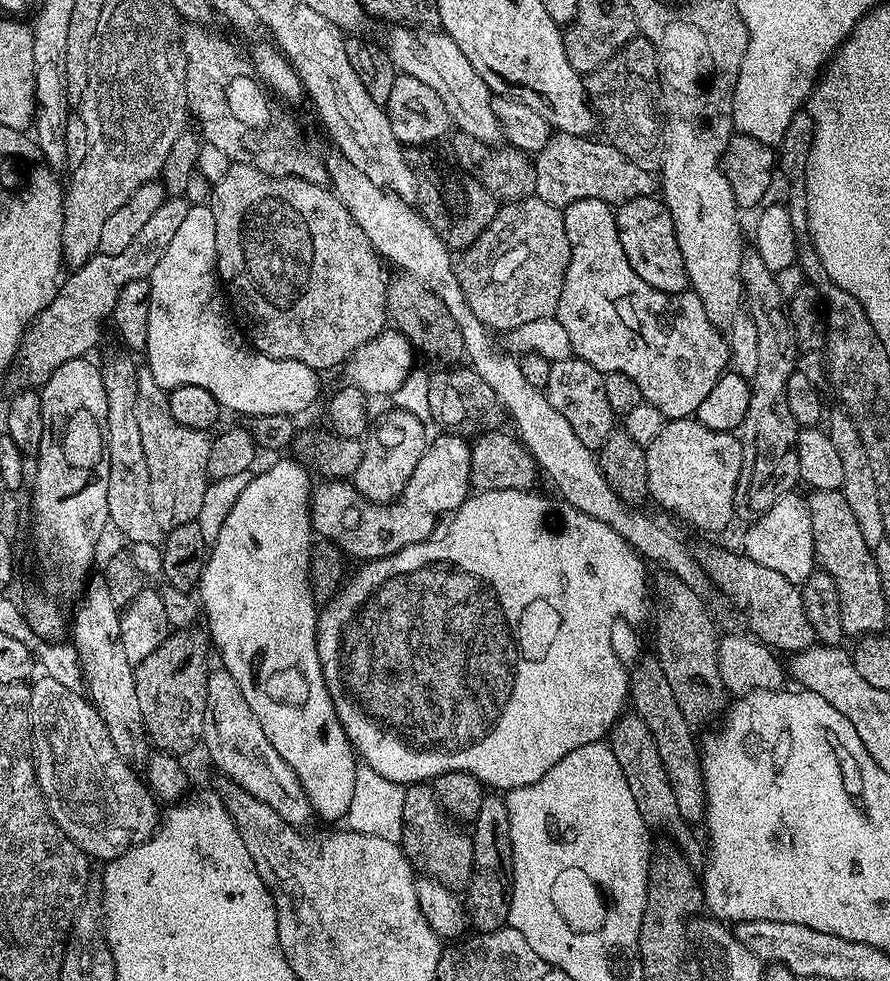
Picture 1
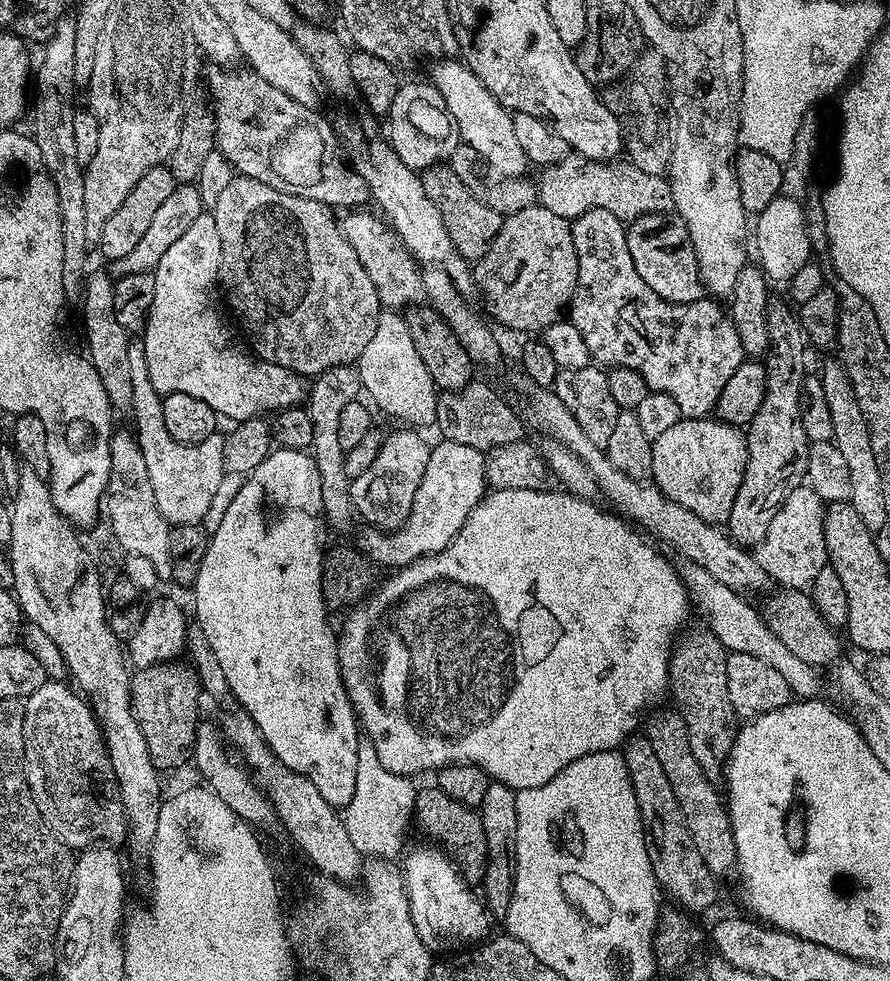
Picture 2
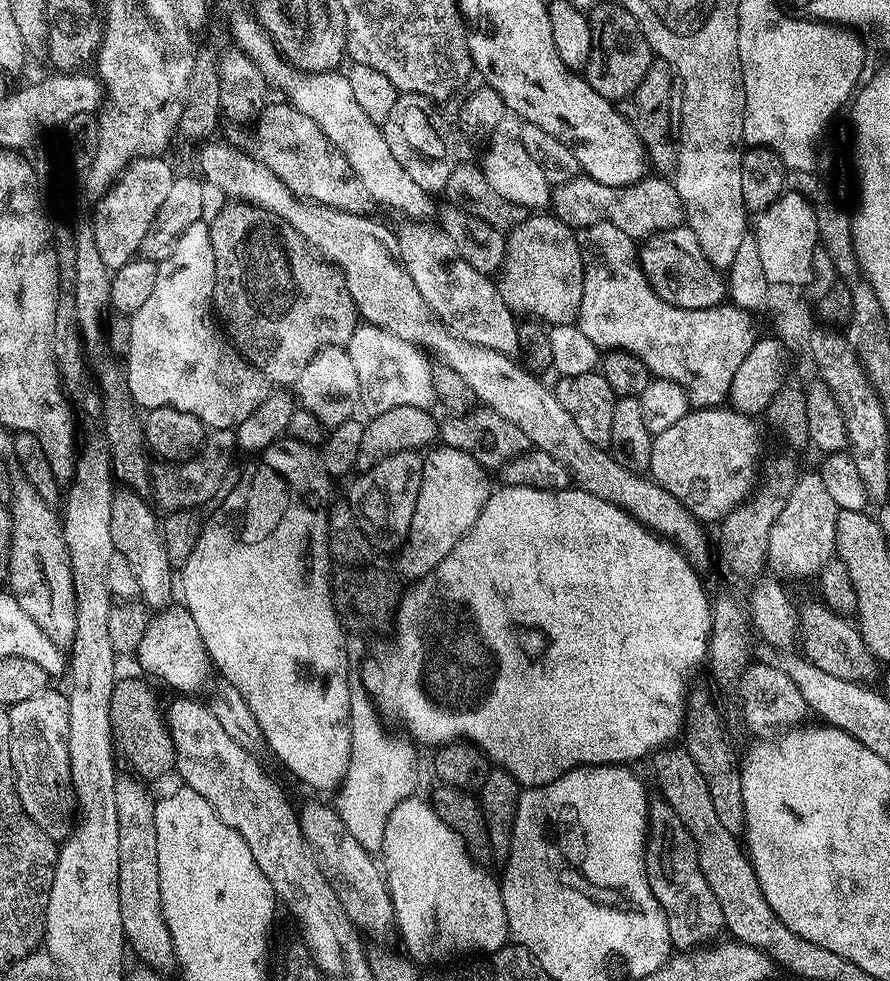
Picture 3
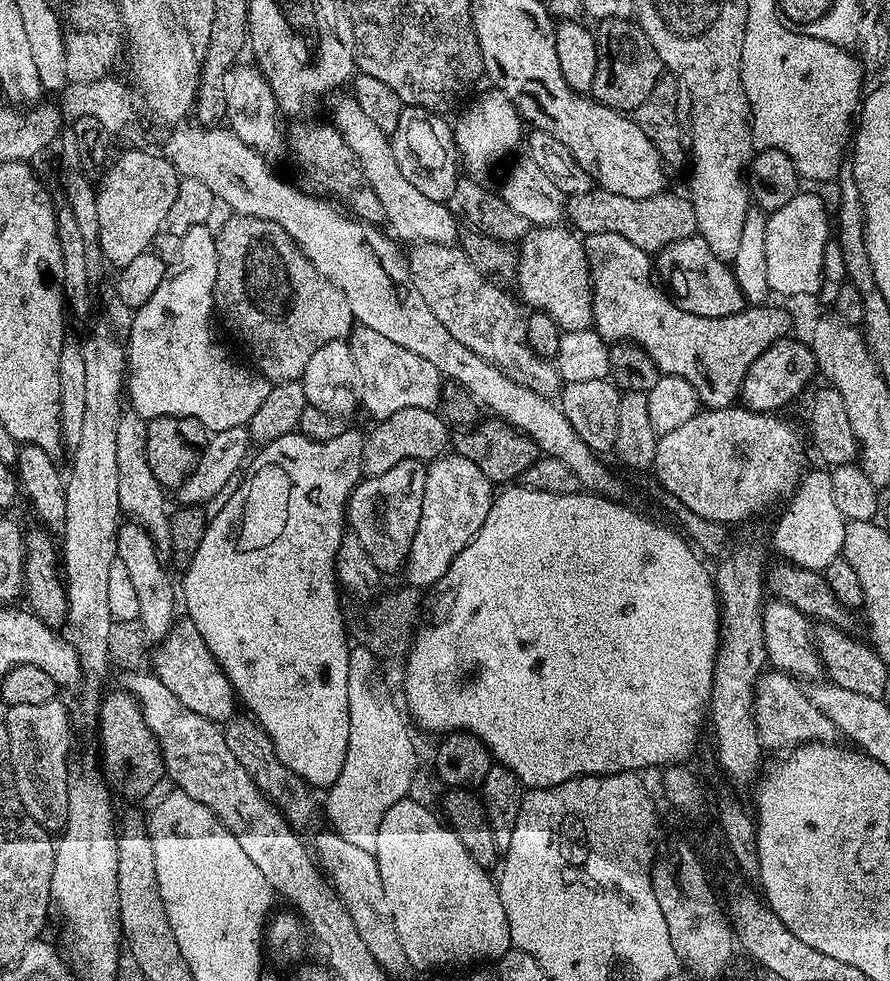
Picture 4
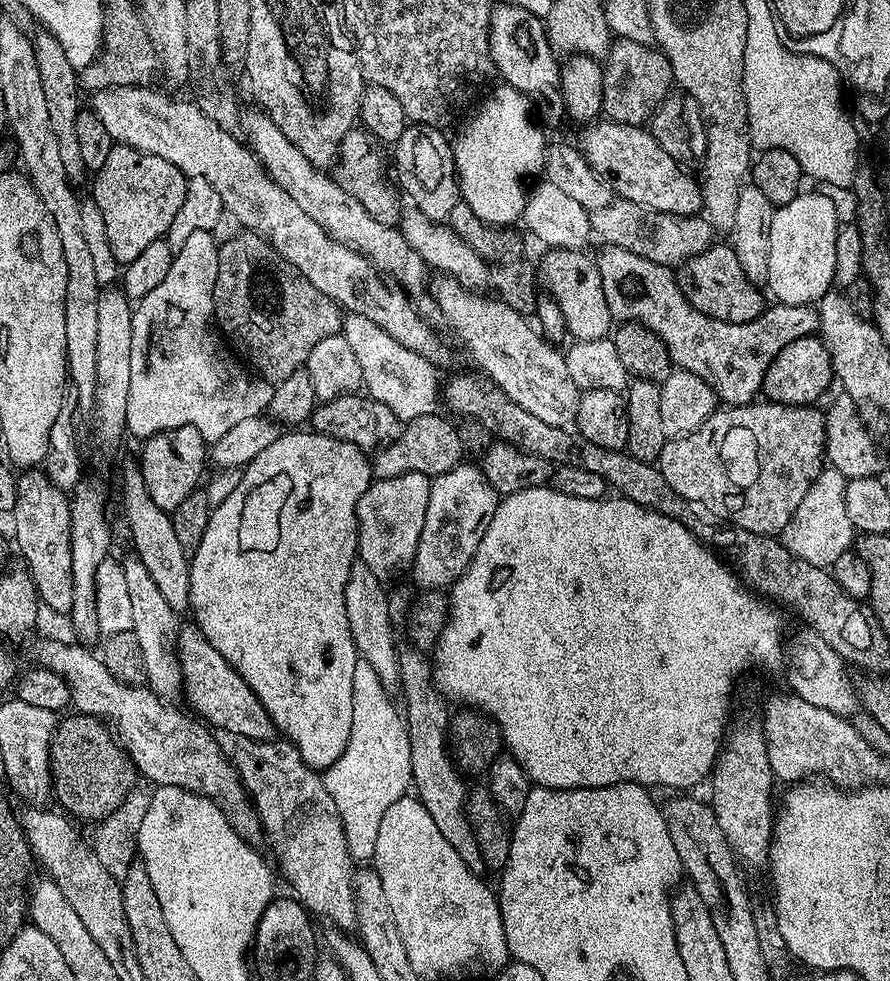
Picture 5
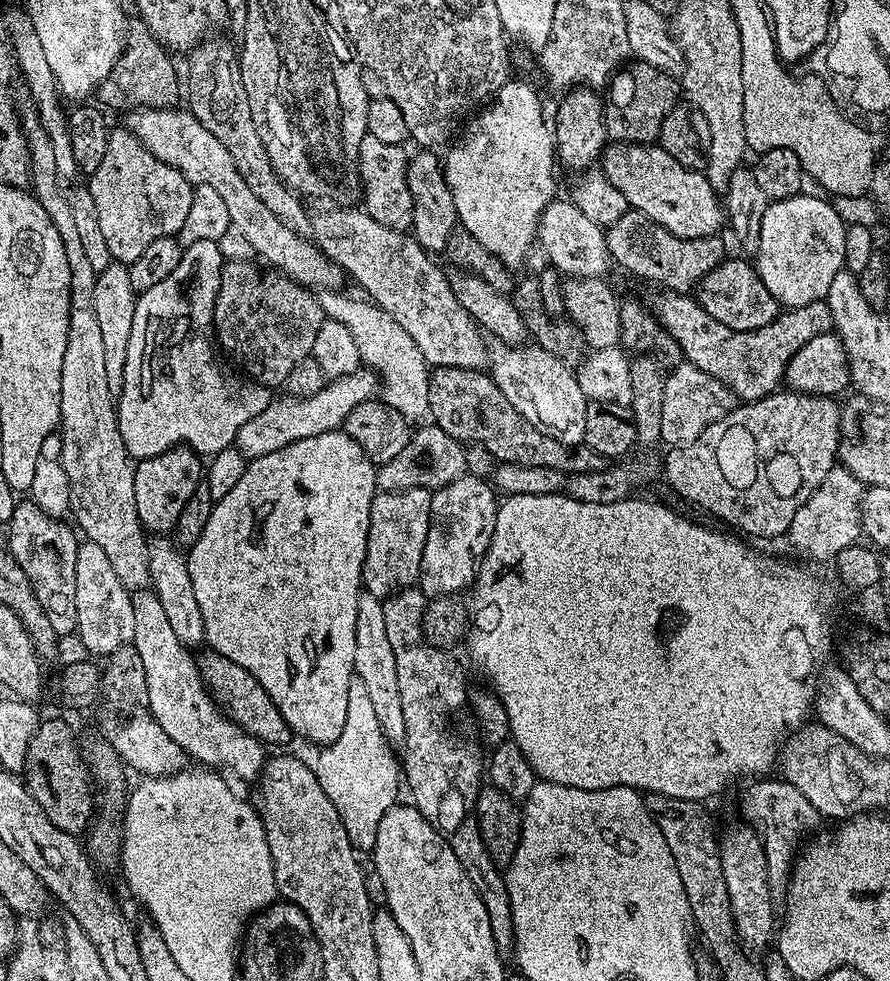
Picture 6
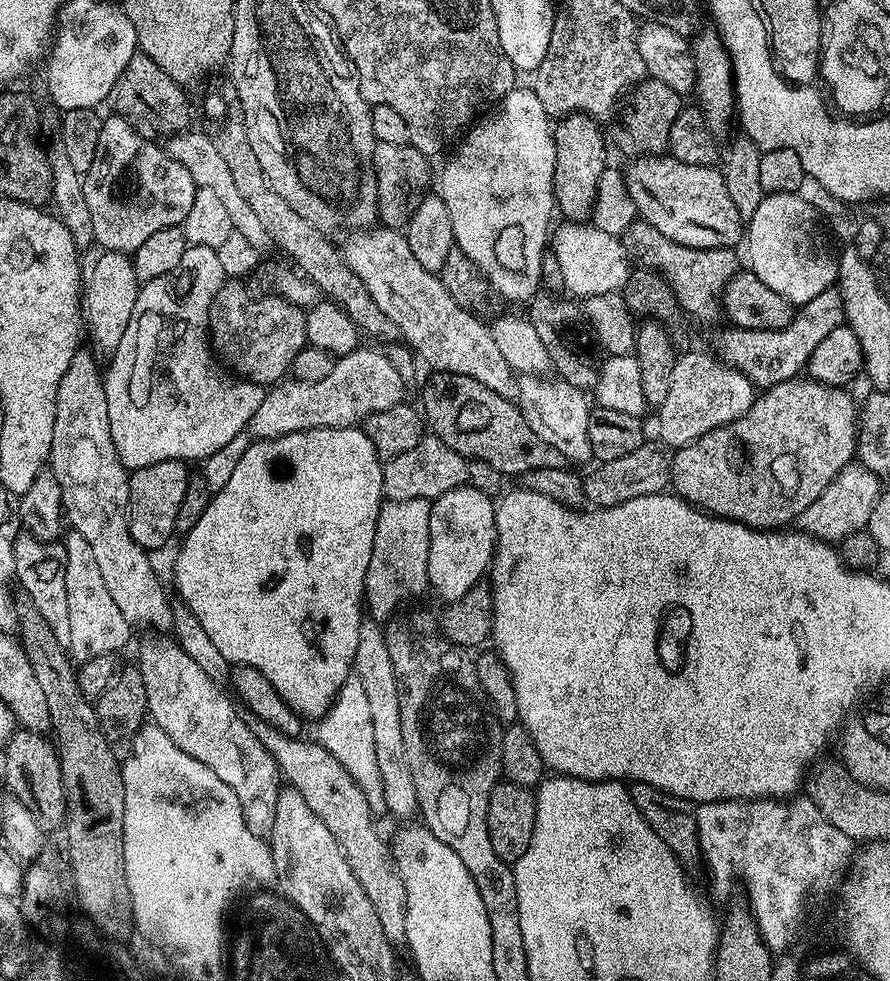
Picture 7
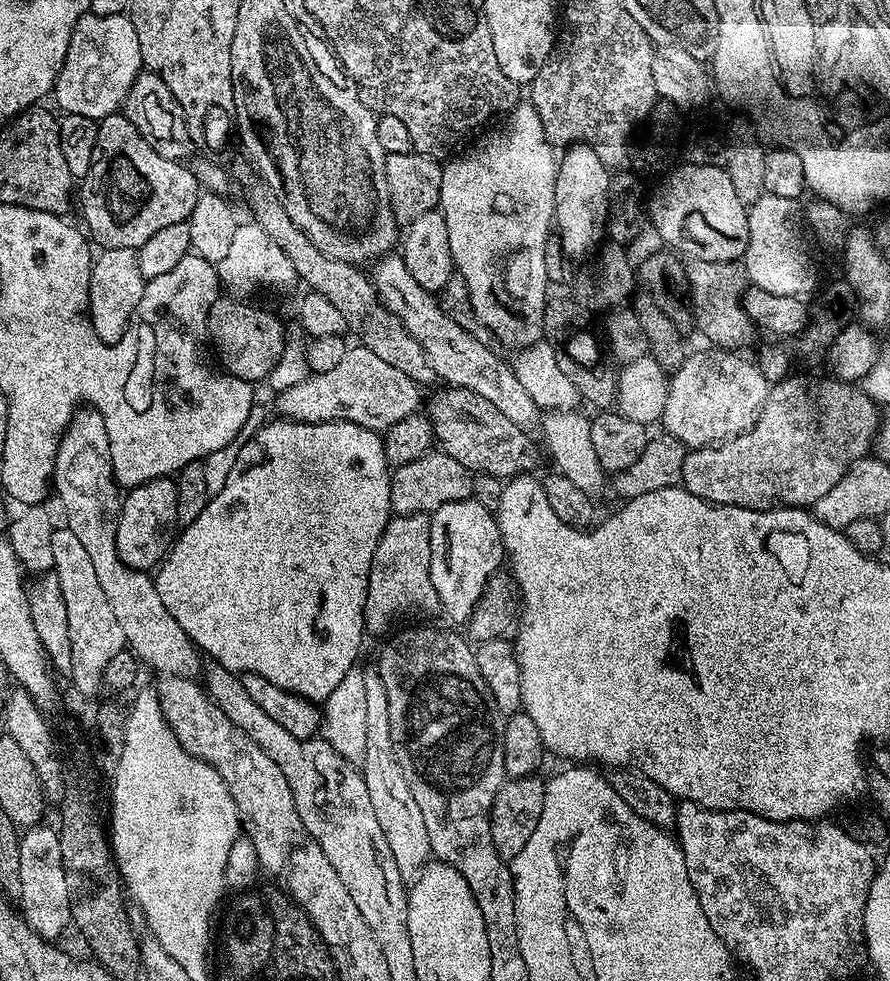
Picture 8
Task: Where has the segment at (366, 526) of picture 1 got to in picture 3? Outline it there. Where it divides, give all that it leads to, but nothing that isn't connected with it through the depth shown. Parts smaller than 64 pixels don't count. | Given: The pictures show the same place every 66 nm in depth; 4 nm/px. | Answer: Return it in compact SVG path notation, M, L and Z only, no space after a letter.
M433 447L424 456L422 490L418 490L418 502L414 506L414 518L410 522L408 536L398 549L400 557L397 558L396 564L408 582L415 582L420 577L427 576L438 566L438 562L442 562L442 558L446 558L446 554L454 550L454 546L458 546L460 539L478 522L478 514L482 514L482 506L486 506L490 495L489 473L473 456L457 448L439 447Z

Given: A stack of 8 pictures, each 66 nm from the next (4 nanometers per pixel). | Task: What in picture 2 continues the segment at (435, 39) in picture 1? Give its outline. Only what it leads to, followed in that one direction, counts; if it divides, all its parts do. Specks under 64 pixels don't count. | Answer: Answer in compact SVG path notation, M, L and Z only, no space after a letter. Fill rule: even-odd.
M441 58L431 65L432 87L442 94L442 102L446 102L446 110L456 124L463 143L472 147L472 151L485 165L489 164L497 176L523 177L524 171L530 168L526 150L522 150L518 137L514 134L513 113L505 109L503 104L482 86L482 82L473 74L460 58ZM485 160L485 161L484 161Z

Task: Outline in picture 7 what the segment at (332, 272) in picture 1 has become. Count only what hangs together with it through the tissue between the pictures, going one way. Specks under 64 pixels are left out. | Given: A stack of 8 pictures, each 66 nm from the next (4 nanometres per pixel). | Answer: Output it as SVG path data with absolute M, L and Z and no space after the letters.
M229 279L218 290L208 311L208 335L212 351L218 357L221 365L235 375L249 380L251 384L271 386L289 375L294 358L308 344L304 318L305 313L292 305L290 301L271 296L255 301L254 298L250 298L249 294L246 294L244 285L239 279Z

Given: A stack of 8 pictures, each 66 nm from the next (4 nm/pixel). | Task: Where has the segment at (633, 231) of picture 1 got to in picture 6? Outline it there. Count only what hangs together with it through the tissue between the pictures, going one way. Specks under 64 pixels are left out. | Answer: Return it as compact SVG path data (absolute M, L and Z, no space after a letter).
M725 258L714 266L700 279L700 283L694 292L694 299L700 303L702 310L710 314L710 318L718 318L722 326L730 326L730 330L762 330L762 326L768 326L778 318L782 311L782 305L773 294L763 285L762 278L751 263L744 260L731 260Z

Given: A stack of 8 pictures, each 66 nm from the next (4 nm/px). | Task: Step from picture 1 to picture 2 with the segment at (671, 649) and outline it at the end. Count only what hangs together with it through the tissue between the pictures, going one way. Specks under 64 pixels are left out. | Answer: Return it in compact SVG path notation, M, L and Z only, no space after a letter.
M700 626L693 632L687 632L675 641L672 655L668 658L668 692L676 703L675 711L686 724L691 752L706 776L716 782L721 779L725 757L731 753L738 731L738 717L730 702L730 690L726 686L729 653L707 627Z

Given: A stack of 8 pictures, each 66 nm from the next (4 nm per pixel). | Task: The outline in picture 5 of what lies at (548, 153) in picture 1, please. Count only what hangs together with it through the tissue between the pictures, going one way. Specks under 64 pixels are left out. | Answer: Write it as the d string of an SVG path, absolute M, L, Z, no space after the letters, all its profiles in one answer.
M619 198L613 199L612 204L610 206L602 206L602 210L598 210L597 212L591 213L590 219L592 221L592 231L598 237L601 236L604 239L603 243L605 245L613 244L614 246L618 246L622 250L628 250L630 254L636 254L638 258L644 258L649 260L650 262L656 262L658 264L664 264L667 266L679 266L684 263L684 261L689 260L692 256L697 256L698 254L702 254L706 251L707 248L712 247L714 243L714 229L709 223L707 219L703 220L703 215L697 214L694 216L675 216L672 212L655 212L654 210L650 210L646 206L642 206L641 204L635 204L634 202L630 202L629 200L621 200Z

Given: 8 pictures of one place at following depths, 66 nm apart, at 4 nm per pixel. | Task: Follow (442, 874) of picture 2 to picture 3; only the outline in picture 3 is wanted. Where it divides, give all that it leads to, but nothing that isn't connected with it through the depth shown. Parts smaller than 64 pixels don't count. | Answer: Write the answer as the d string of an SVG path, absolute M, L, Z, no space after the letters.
M411 796L404 799L391 811L390 818L387 819L386 834L383 835L383 846L380 854L382 859L382 870L385 874L385 882L388 885L389 896L392 899L393 914L395 916L395 927L400 927L400 932L404 938L404 944L409 948L411 959L416 962L420 960L448 960L451 956L464 956L467 952L476 952L472 954L487 954L497 952L499 948L505 947L509 943L508 919L506 910L502 902L500 885L496 878L492 878L481 865L476 864L467 853L467 848L461 841L461 838L452 828L446 826L437 816L437 812L432 808L427 799L420 799L419 796Z

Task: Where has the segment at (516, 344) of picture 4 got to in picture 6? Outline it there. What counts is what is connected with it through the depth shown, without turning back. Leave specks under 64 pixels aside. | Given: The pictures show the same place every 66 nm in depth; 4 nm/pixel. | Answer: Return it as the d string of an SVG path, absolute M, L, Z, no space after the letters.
M496 346L490 352L490 375L498 389L506 394L506 399L528 419L532 424L536 424L542 432L557 439L558 442L567 446L577 446L584 444L586 434L586 406L590 402L586 394L582 394L582 386L578 386L578 378L575 371L567 368L555 355L555 351L539 346Z

